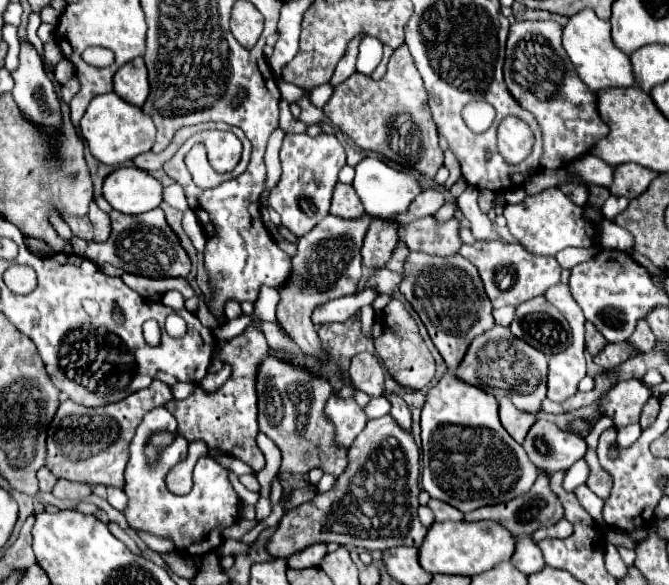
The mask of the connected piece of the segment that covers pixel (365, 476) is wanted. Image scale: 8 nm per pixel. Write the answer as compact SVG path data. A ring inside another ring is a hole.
M392 415L370 419L348 451L348 467L336 485L314 501L286 513L266 543L272 557L290 557L314 543L340 543L384 551L400 545L420 547L426 527L418 519L420 452L412 433L406 433Z

